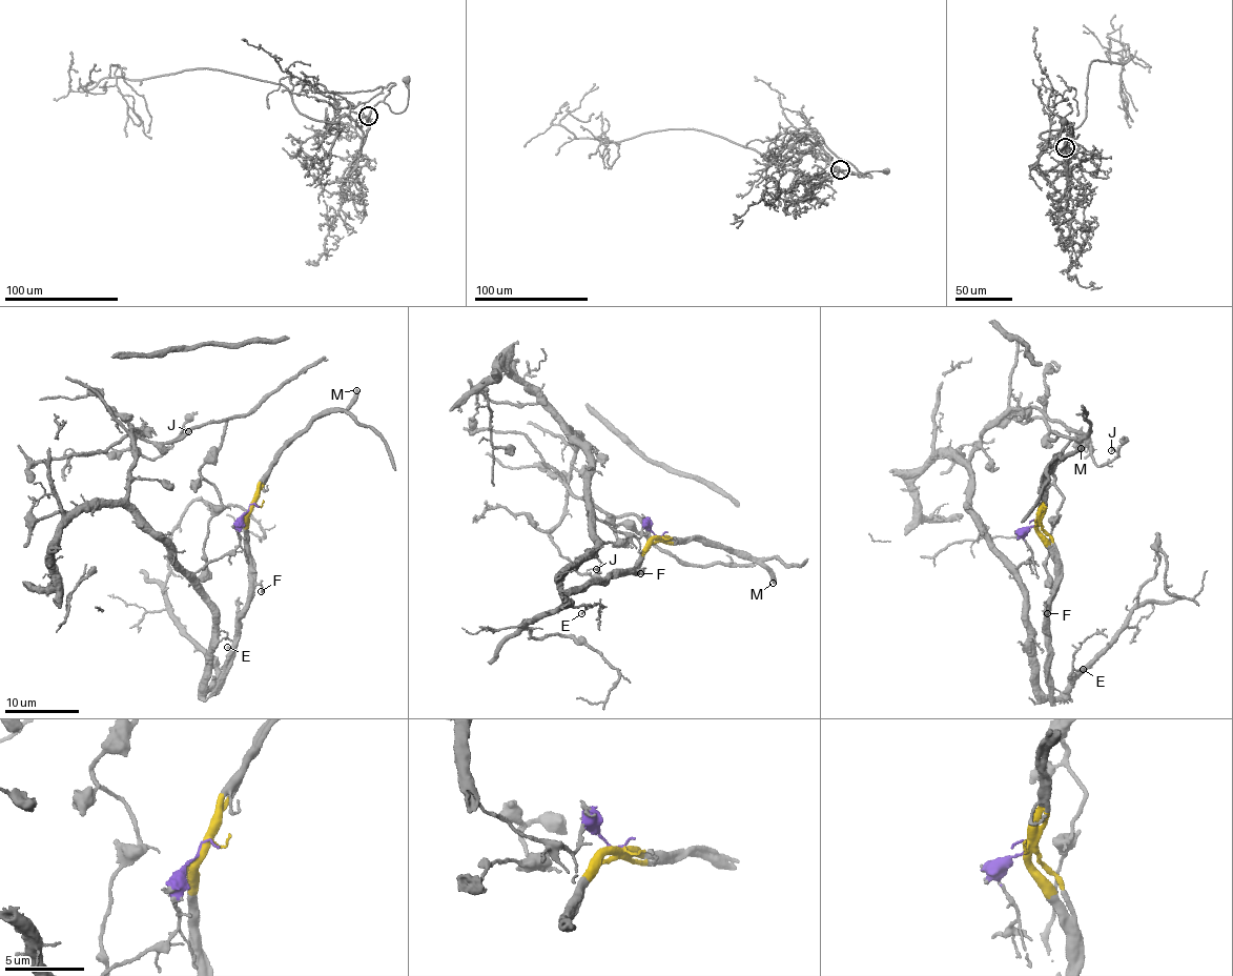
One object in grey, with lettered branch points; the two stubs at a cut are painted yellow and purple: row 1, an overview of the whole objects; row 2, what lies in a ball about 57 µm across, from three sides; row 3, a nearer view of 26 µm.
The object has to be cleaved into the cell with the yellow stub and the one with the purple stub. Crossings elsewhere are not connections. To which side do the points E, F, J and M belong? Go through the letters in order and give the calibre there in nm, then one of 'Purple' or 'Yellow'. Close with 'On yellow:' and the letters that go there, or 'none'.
E: Thickness 110 nm. Purple
F: Thickness 140 nm. Yellow
J: Thickness 120 nm. Purple
M: Thickness 440 nm. Yellow
On yellow: F, M

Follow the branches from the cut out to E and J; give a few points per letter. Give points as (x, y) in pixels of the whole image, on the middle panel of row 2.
E: (657, 536), (645, 526), (636, 539), (592, 519), (596, 544), (562, 582), (567, 602), (589, 606), (580, 613)
J: (657, 536), (596, 516), (594, 468), (571, 426), (581, 444), (551, 536), (581, 573), (596, 568)

